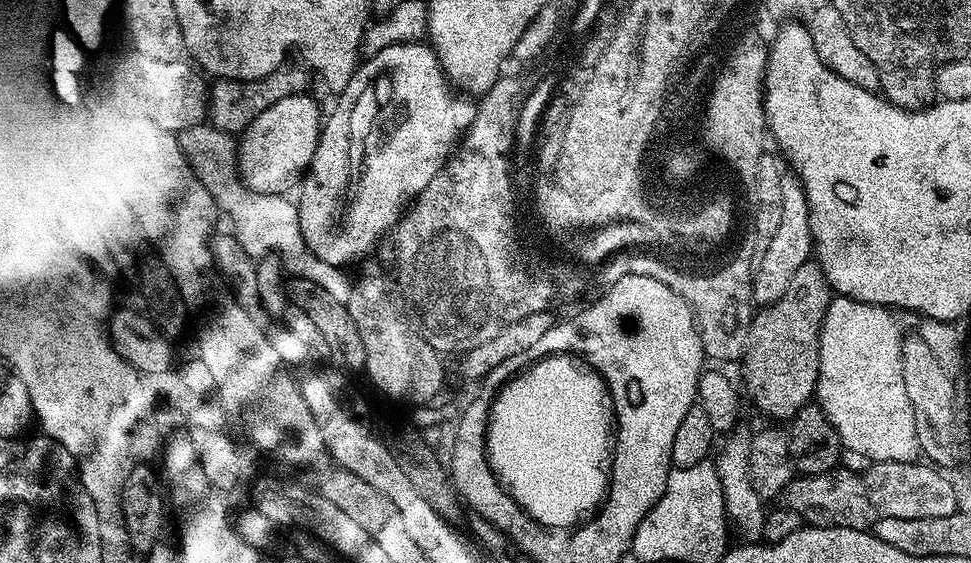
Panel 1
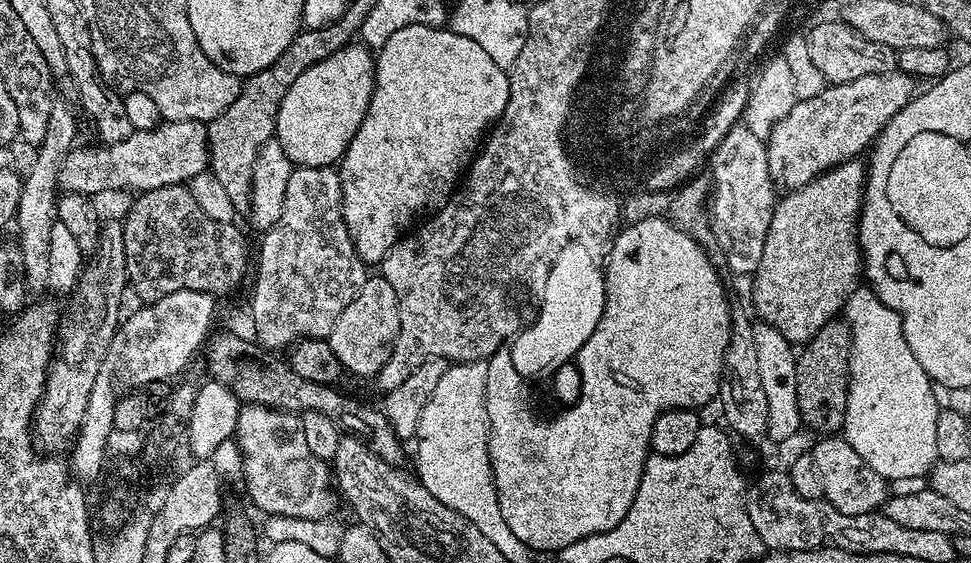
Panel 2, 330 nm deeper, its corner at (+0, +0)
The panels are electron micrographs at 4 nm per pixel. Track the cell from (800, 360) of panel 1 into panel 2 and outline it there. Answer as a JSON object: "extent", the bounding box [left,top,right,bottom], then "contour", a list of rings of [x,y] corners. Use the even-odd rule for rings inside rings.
{"extent":[752,158,866,346],"contour":[[[857,158],[847,160],[844,164],[834,166],[828,172],[823,172],[818,178],[814,178],[810,182],[806,182],[806,186],[794,188],[785,191],[783,195],[777,199],[776,209],[770,218],[770,230],[766,230],[766,246],[762,249],[762,262],[758,262],[752,280],[752,304],[756,307],[755,315],[761,321],[768,323],[776,330],[778,334],[782,334],[782,338],[786,338],[793,346],[803,346],[814,338],[814,334],[818,334],[818,330],[822,330],[822,326],[826,326],[826,322],[837,319],[843,313],[844,303],[850,298],[850,294],[858,287],[858,280],[862,272],[862,257],[860,254],[860,241],[858,239],[858,229],[860,226],[860,208],[864,204],[864,181],[866,179],[866,164],[863,159]]]}

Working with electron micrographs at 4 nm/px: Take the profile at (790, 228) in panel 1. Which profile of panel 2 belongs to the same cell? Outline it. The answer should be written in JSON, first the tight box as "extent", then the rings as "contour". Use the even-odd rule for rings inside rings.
{"extent":[766,70,917,190],"contour":[[[893,70],[866,74],[849,84],[825,86],[822,94],[797,100],[786,118],[766,138],[773,184],[780,190],[801,188],[834,166],[857,159],[863,148],[864,151],[871,149],[890,118],[917,95],[916,84],[905,72]]]}

